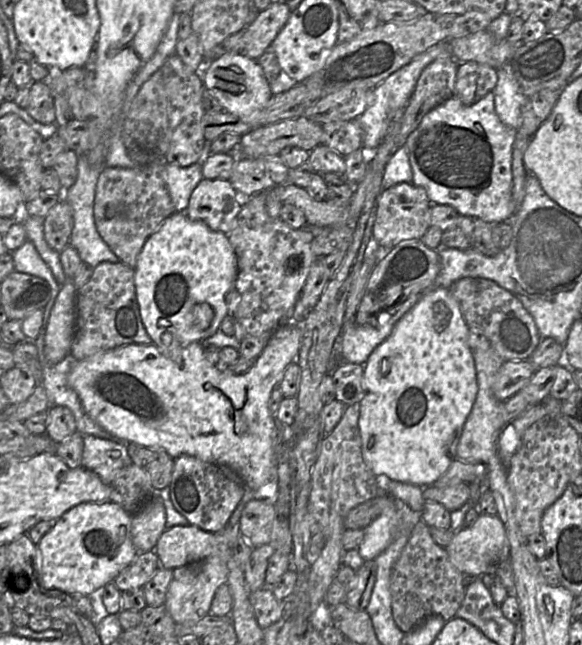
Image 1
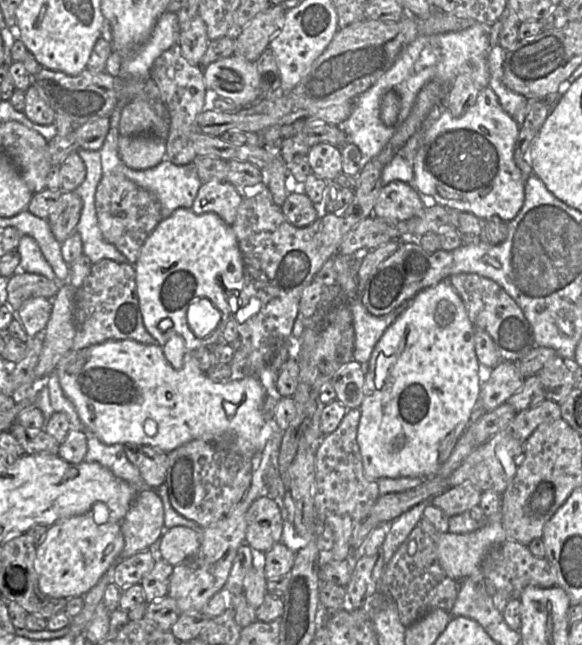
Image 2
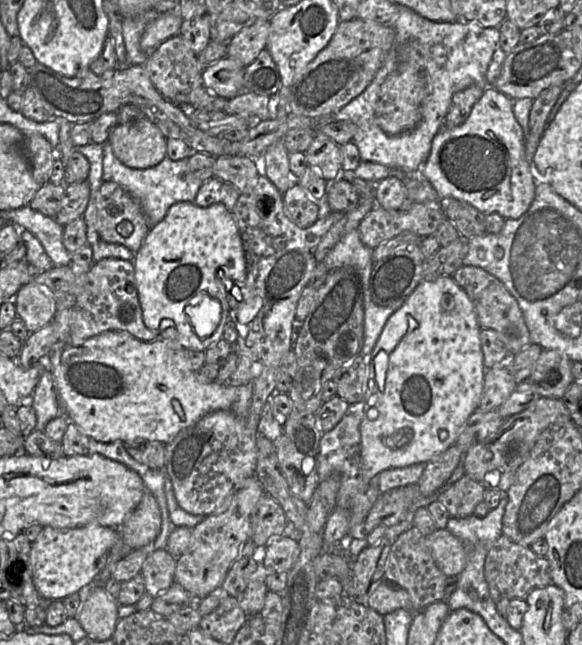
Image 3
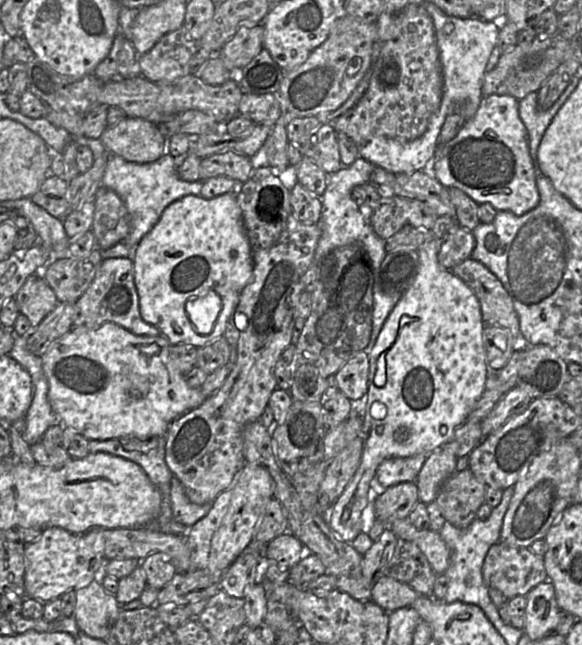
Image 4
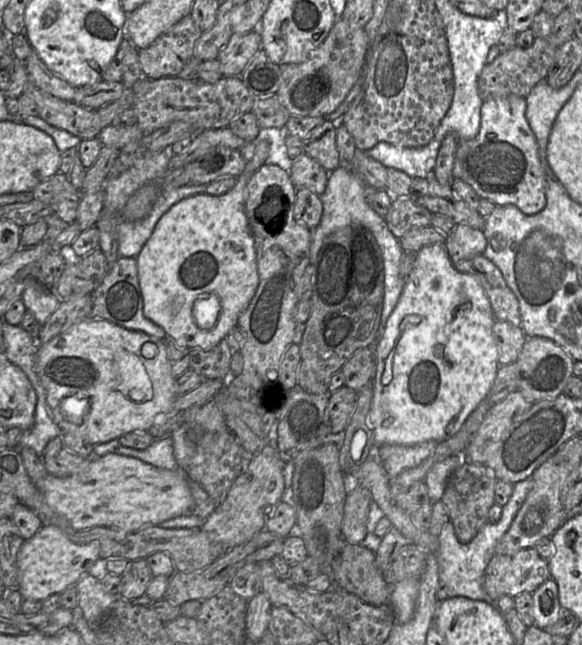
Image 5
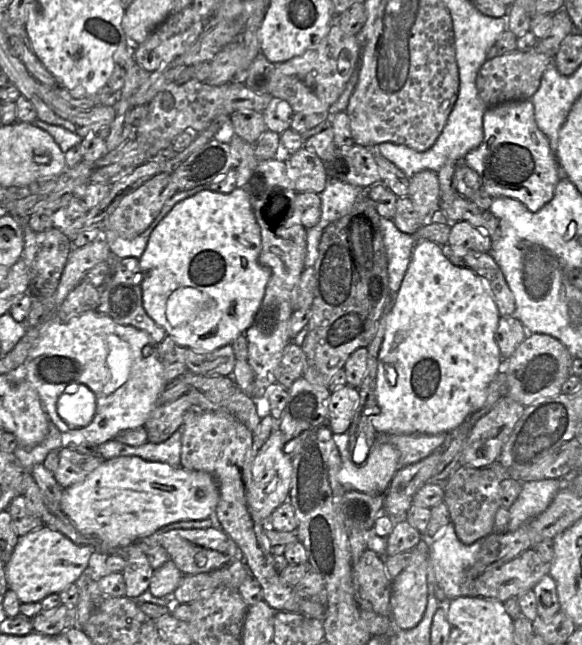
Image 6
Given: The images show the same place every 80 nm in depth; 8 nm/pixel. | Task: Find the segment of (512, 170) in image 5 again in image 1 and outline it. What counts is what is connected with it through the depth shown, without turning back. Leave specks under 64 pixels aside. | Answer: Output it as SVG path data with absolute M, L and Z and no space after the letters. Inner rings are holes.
M493 92L470 106L452 96L427 113L406 140L405 147L413 172L412 184L425 189L432 205L449 205L460 215L476 217L490 224L511 221L515 215L512 151L516 138L517 130L503 124L496 114Z

